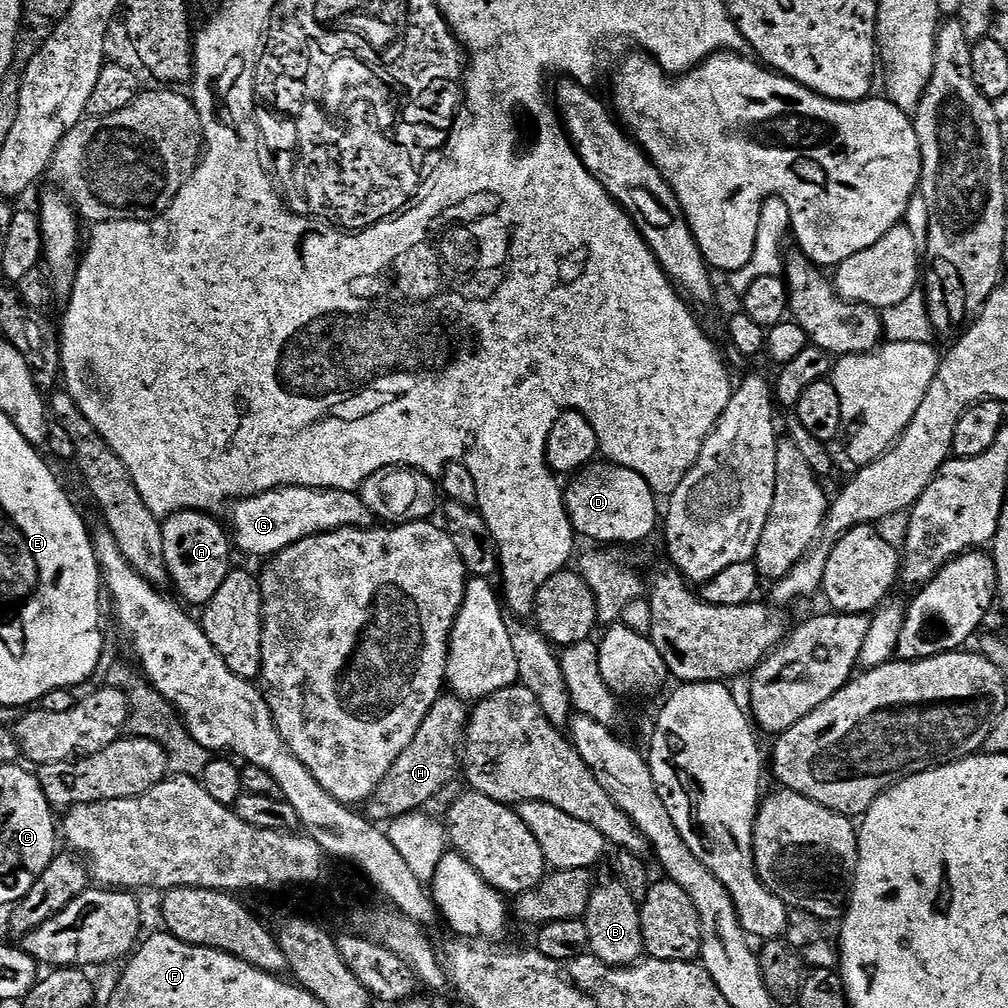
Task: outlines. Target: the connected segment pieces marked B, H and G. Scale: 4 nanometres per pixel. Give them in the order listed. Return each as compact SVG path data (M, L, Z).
M609 878L605 884L597 883L588 900L588 908L582 917L588 935L591 955L597 956L604 964L612 968L627 968L645 955L640 921L640 904L622 886L620 881Z
M451 694L441 695L440 699L434 702L434 706L426 714L418 734L414 734L414 742L398 754L398 762L390 766L390 774L382 778L378 790L372 799L367 801L366 815L373 822L391 822L397 820L400 816L409 816L412 812L419 812L428 804L455 776L458 776L458 769L462 764L462 741L464 739L464 730L468 727L468 718L470 708L459 696Z
M275 488L235 501L230 536L235 547L248 556L271 558L302 538L333 532L339 528L367 528L374 517L356 492L333 488Z

